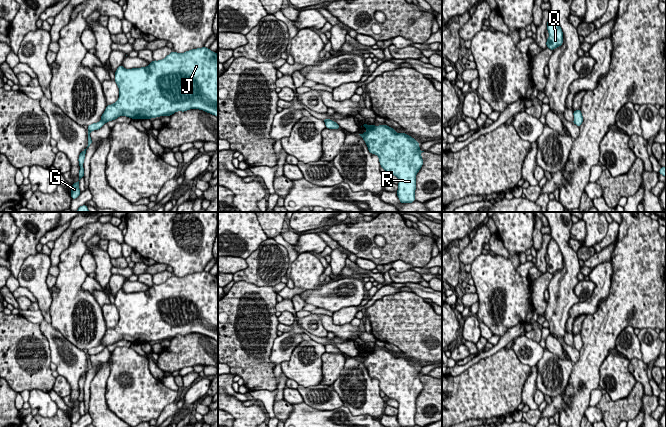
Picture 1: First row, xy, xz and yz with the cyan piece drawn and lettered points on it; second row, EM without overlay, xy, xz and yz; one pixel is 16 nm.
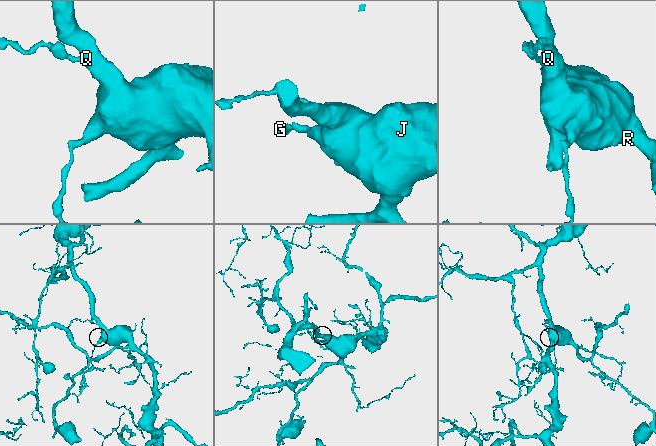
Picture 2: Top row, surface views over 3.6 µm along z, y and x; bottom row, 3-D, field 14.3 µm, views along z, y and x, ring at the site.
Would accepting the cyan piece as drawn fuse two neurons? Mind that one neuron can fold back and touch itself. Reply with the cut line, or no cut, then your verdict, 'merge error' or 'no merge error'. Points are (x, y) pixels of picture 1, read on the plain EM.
cut in xy along (101, 344), (105, 346); merge error

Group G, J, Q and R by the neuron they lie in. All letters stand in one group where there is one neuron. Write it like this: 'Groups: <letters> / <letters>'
Groups: G / J Q R

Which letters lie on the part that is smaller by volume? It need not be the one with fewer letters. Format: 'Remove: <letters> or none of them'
Remove: G

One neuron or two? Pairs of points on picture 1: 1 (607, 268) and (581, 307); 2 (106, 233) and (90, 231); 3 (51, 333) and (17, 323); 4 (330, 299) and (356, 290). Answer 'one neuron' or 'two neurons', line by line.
1: one neuron
2: one neuron
3: two neurons
4: one neuron

